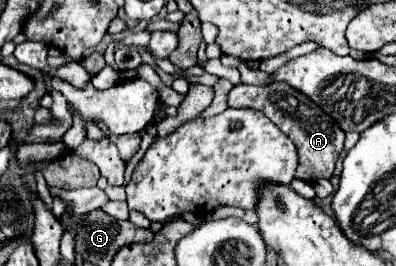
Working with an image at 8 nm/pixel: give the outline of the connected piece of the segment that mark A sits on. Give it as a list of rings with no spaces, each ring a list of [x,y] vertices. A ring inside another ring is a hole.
[[[274,82],[270,86],[234,86],[228,92],[228,106],[232,108],[252,108],[264,112],[264,116],[274,122],[298,148],[298,168],[296,178],[304,182],[314,182],[318,178],[332,178],[336,160],[344,150],[344,132],[340,126],[308,96],[284,82]]]

